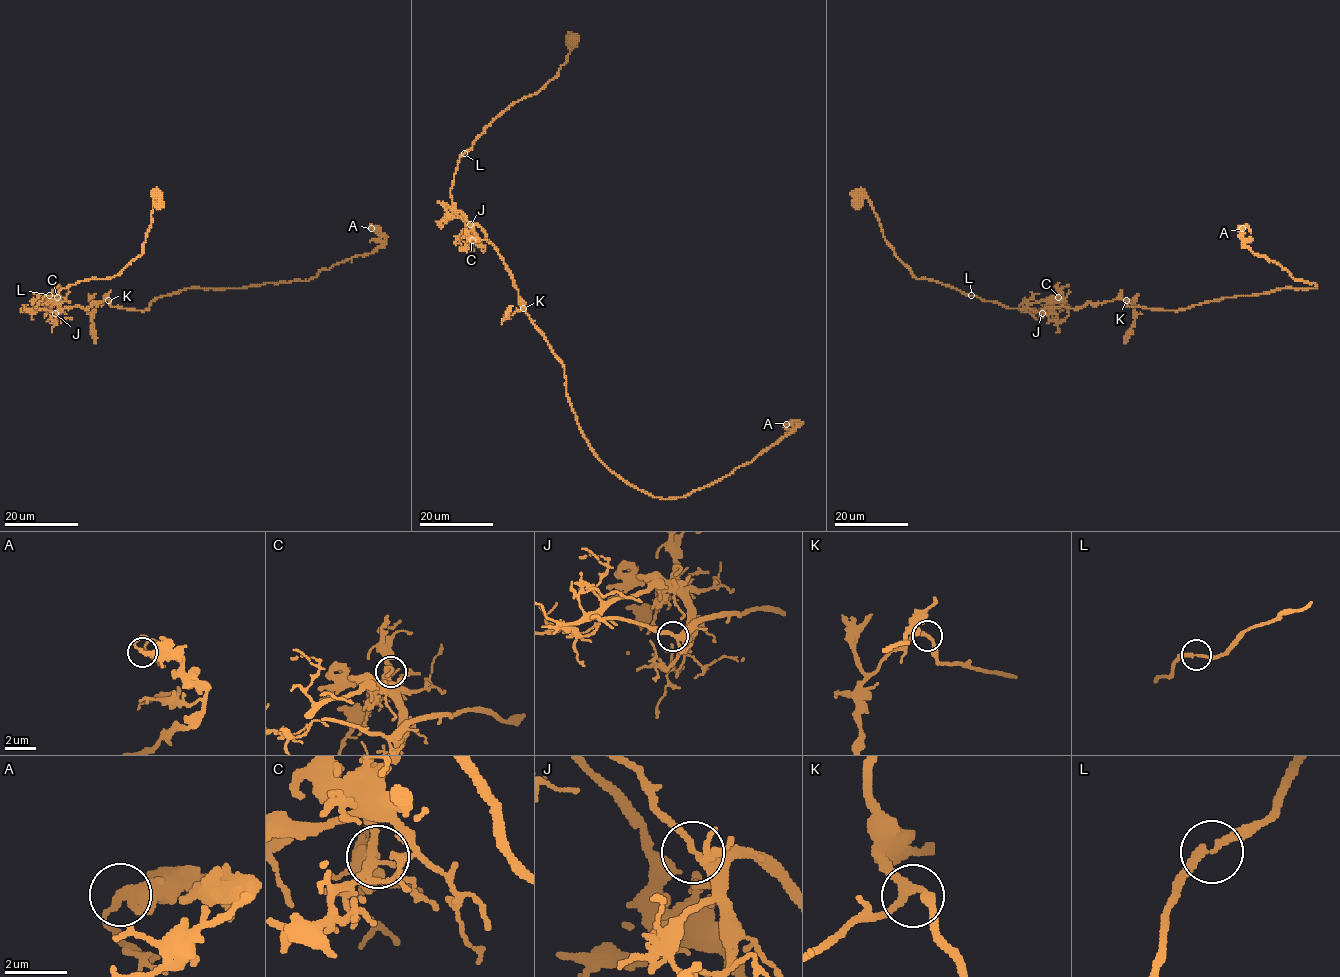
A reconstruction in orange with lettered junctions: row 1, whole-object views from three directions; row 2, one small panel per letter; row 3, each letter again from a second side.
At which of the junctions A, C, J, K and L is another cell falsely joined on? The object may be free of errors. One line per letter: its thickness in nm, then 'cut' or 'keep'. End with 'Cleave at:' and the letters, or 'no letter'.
A: 320 nm thick; keep
C: 240 nm thick; keep
J: 280 nm thick; keep
K: 200 nm thick; keep
L: 220 nm thick; keep
Cleave at: no letter

